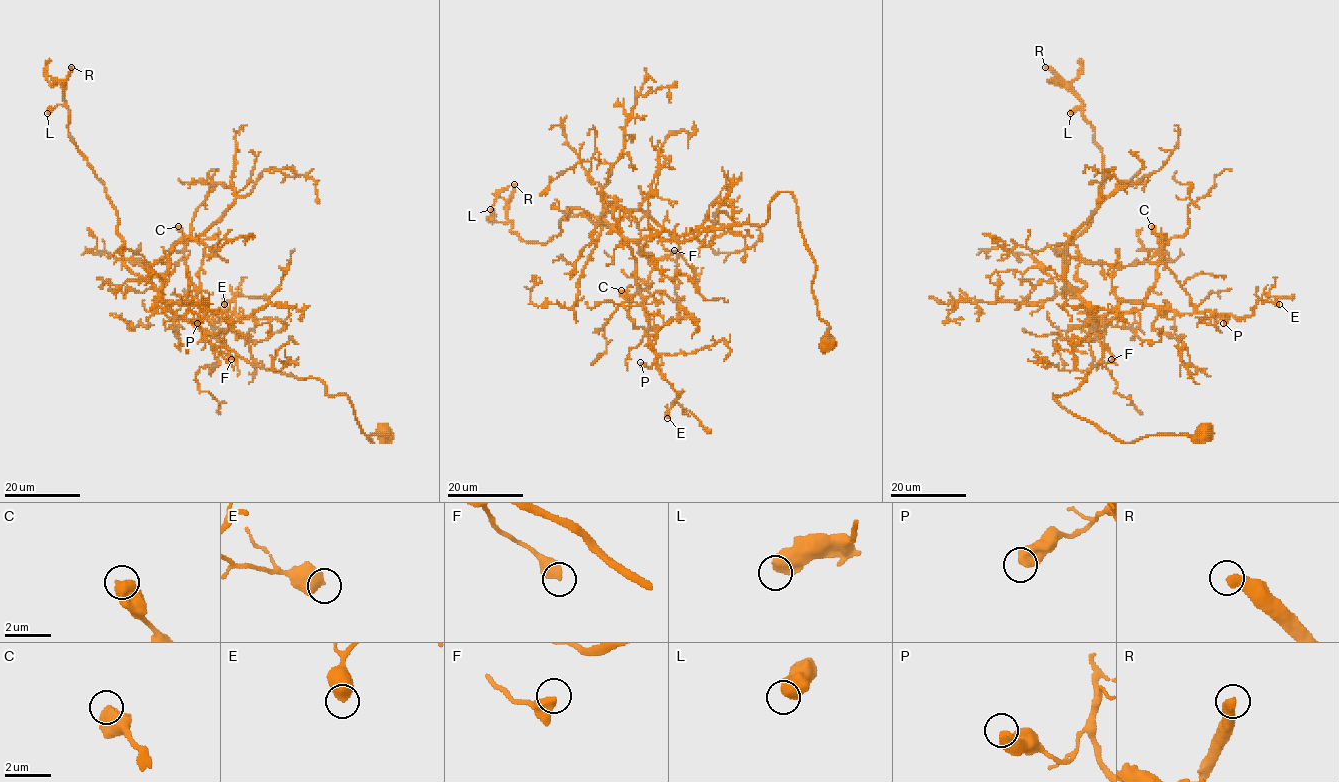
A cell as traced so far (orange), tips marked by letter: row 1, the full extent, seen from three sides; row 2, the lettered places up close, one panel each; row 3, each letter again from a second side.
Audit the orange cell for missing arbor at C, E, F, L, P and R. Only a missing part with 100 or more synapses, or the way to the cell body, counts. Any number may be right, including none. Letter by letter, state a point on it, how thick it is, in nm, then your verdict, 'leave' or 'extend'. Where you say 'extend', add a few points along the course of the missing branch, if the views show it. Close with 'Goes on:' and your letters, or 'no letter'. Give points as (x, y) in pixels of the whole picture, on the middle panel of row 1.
C: place (621, 290); calibre 700 nm; leave
E: place (667, 418); calibre 650 nm; leave
F: place (674, 250); calibre 360 nm; leave
L: place (490, 209); calibre 650 nm; leave
P: place (640, 362); calibre 550 nm; leave
R: place (514, 184); calibre 440 nm; extend
Goes on: R

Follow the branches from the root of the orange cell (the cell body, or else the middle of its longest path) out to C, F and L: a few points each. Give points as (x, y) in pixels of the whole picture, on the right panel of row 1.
C: (1204, 433), (1121, 442), (1053, 396), (1075, 391), (1101, 360), (1103, 317), (1154, 285), (1162, 241), (1151, 226)
F: (1204, 433), (1121, 442), (1053, 396), (1086, 379), (1103, 355), (1102, 345), (1111, 359)
L: (1204, 433), (1121, 442), (1053, 396), (1103, 355), (1072, 243), (1103, 156), (1083, 105), (1070, 113)

